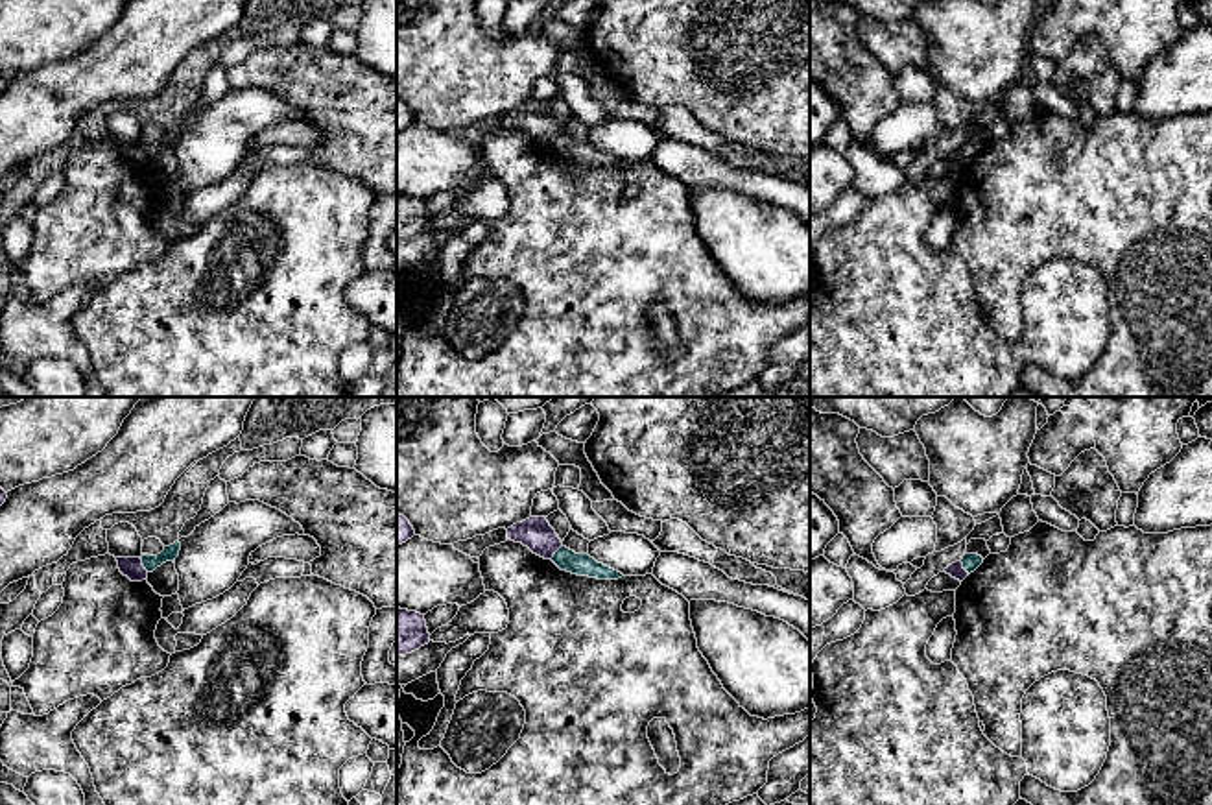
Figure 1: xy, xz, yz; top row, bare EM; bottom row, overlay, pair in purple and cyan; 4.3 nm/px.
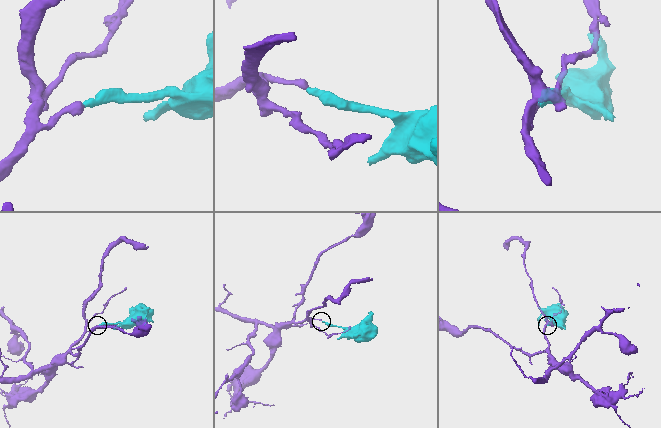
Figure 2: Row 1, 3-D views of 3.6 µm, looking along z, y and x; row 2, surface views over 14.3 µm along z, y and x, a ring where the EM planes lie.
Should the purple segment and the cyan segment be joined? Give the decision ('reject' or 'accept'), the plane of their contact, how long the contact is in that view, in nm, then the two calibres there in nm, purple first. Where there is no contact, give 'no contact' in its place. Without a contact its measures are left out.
reject | xy | 80 nm | 90/70 nm

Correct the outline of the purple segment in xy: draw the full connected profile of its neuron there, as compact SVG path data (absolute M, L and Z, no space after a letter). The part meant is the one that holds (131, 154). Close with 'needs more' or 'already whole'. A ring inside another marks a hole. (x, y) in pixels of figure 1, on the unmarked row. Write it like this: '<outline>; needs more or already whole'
M116 144L118 155L131 168L142 168L148 164L148 157L142 151L140 144Z; already whole

